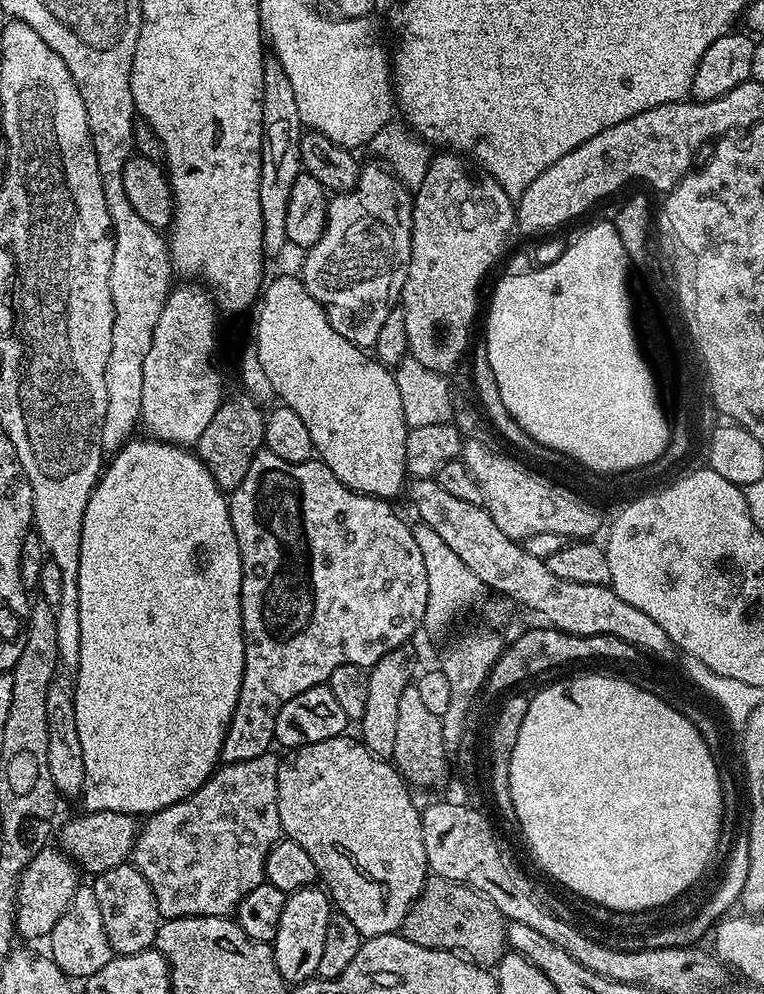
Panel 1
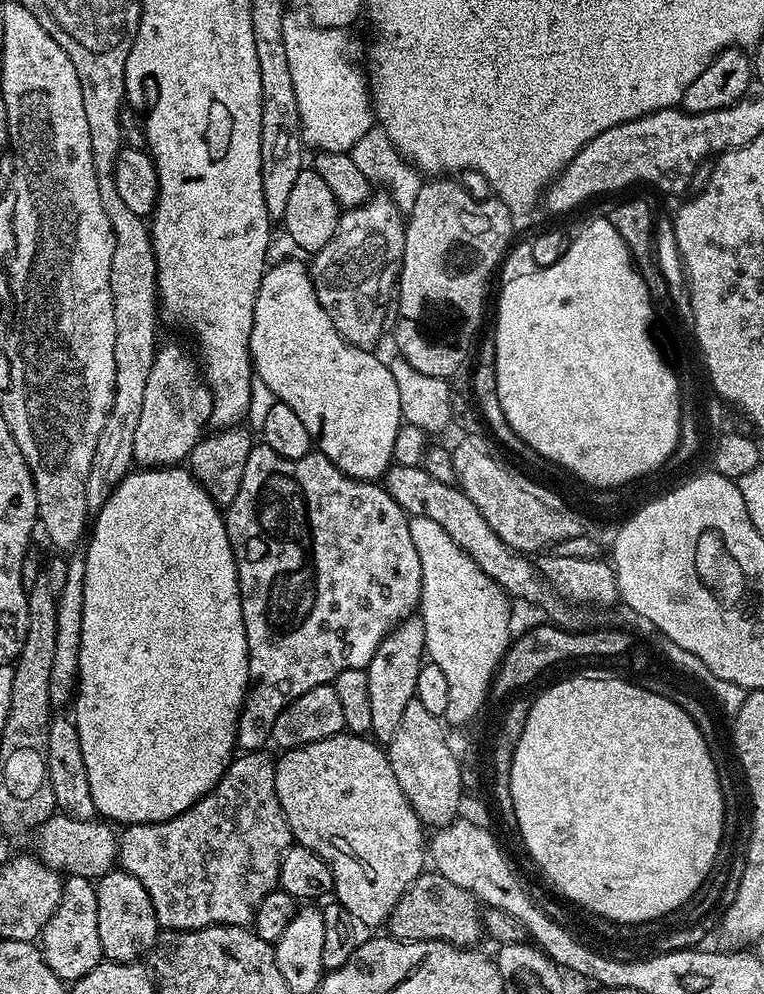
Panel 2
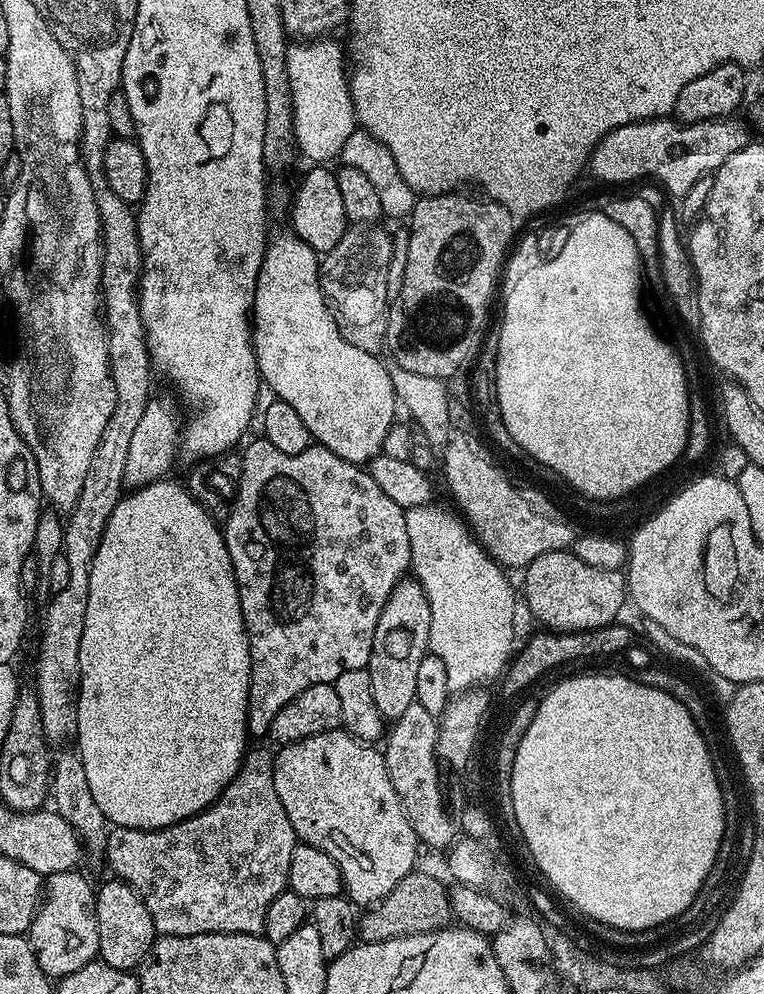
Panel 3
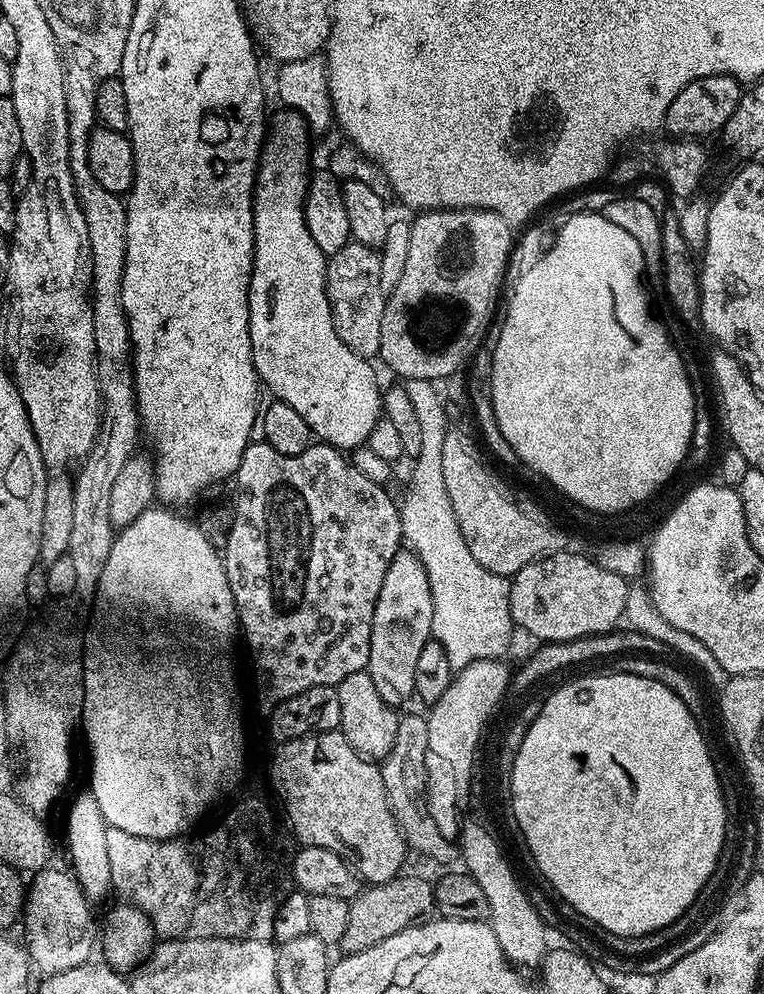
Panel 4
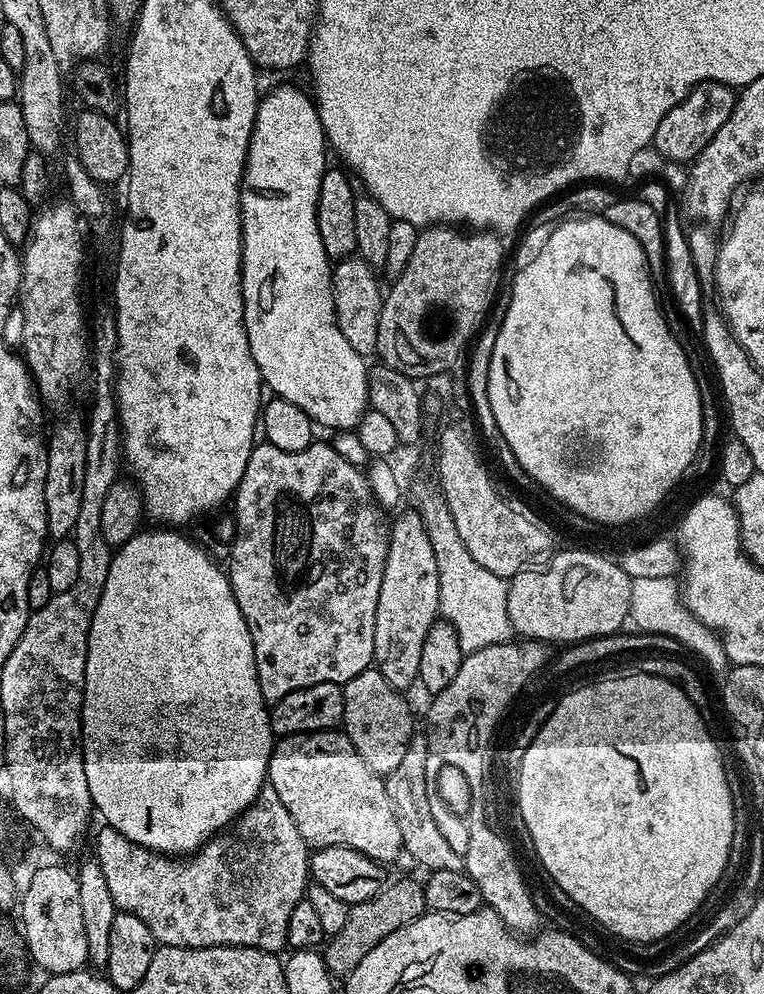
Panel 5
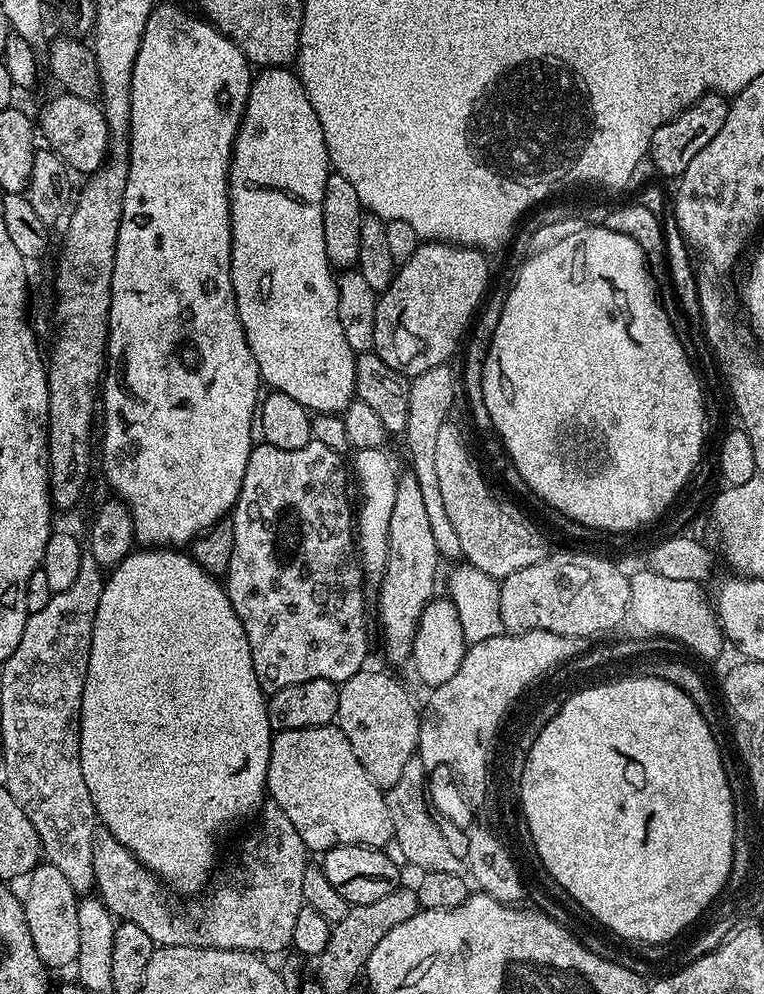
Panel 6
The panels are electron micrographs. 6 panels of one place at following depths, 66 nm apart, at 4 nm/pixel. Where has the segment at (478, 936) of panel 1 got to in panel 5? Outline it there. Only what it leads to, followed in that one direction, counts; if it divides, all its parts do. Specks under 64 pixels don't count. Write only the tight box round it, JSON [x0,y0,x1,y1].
[323,879,425,978]

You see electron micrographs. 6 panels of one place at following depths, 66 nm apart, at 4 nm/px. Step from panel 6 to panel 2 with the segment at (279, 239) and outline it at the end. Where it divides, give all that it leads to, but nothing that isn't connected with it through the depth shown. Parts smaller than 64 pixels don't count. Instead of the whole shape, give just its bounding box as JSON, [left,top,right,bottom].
[248,260,402,481]

